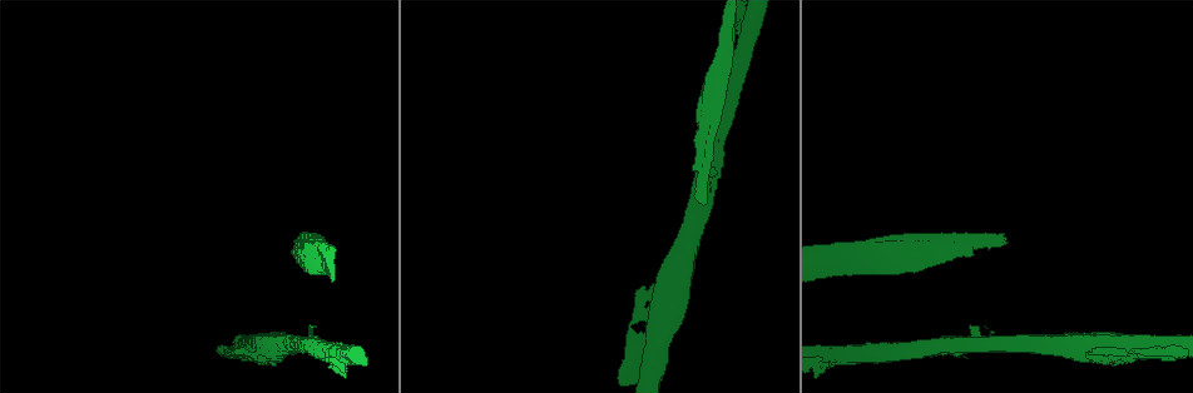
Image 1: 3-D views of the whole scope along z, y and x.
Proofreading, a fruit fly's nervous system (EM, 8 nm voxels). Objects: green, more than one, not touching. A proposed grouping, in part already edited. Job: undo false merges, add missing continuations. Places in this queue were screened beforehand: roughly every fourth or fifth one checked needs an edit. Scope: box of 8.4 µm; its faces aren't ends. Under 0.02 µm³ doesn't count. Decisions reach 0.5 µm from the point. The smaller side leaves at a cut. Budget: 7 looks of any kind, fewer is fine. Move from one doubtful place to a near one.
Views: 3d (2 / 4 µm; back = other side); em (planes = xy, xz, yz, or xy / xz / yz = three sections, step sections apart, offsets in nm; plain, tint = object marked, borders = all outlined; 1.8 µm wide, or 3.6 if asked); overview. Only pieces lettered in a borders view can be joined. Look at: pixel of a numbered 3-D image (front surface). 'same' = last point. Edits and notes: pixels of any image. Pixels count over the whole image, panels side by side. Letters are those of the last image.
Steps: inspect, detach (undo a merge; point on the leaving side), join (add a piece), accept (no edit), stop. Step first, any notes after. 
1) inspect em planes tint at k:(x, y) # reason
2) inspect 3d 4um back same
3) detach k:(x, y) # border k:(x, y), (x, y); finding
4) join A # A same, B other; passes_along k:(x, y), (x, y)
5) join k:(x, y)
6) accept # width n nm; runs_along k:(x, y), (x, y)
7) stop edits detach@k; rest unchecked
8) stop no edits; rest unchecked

inspect em yz step 16 plain at 1:(1002, 234) # an open end

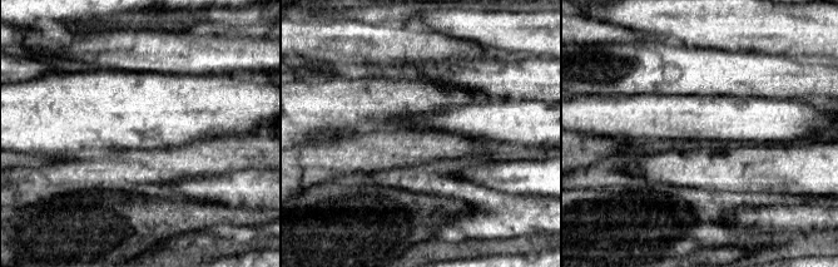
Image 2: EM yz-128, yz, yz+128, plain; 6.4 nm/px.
inspect em yz step 16 borders same

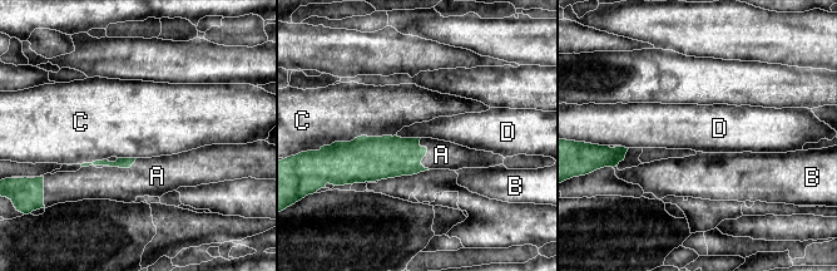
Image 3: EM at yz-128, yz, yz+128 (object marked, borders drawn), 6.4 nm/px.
join A # A same, B other, C other, D other; passes_along 3:(389, 157), (426, 152), (441, 154); the cell continues

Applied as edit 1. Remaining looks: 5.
inspect overview

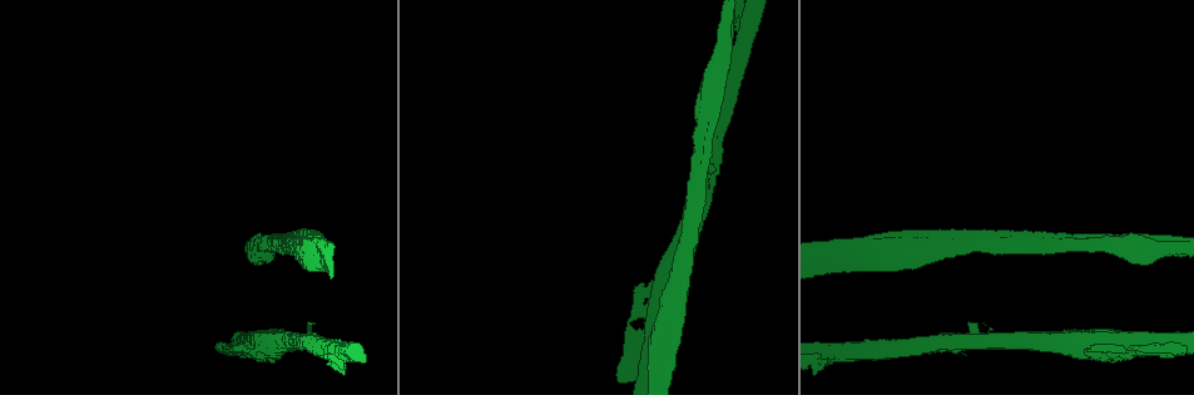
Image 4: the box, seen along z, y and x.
inspect em planes borders at 4:(822, 353) # sudden change in width

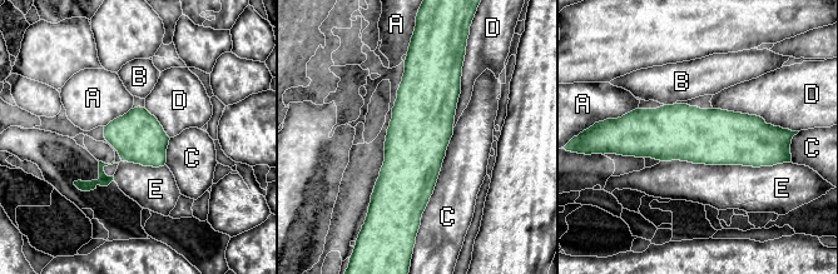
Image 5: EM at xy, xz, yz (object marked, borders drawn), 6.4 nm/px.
accept # width 320 nm; A other, B other, C other, D other, E other; runs_along 5:(623, 133), (688, 133), (773, 145); continuous, no second cell

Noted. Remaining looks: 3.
inspect 3d 4um at 4:(1163, 342) # sudden change in width

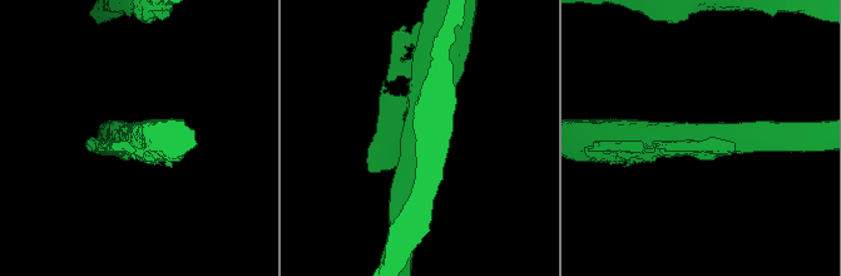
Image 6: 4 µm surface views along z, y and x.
inspect em xz step 4 tint at 6:(413, 142)

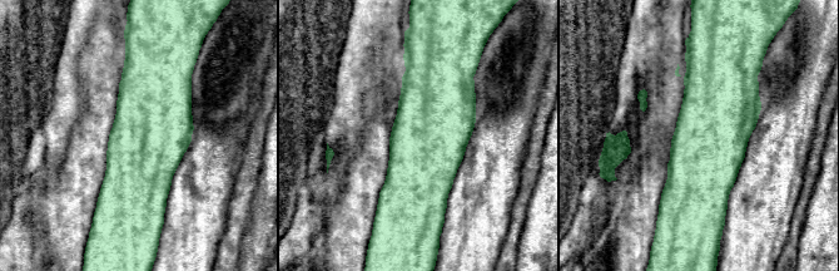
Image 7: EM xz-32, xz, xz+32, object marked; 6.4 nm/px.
inspect em planes borders same

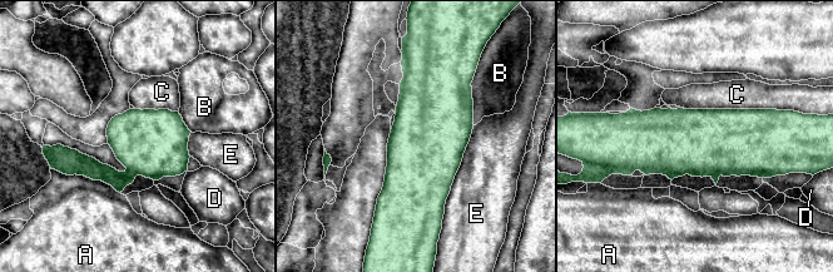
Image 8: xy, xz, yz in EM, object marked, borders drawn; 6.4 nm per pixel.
detach 8:(94, 169) # A other, B other, C other, D other, E other; border 8:(127, 168), (137, 174); a second cell is stuck on

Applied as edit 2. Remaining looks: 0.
stop edits join@3, detach@8; rest unchecked

